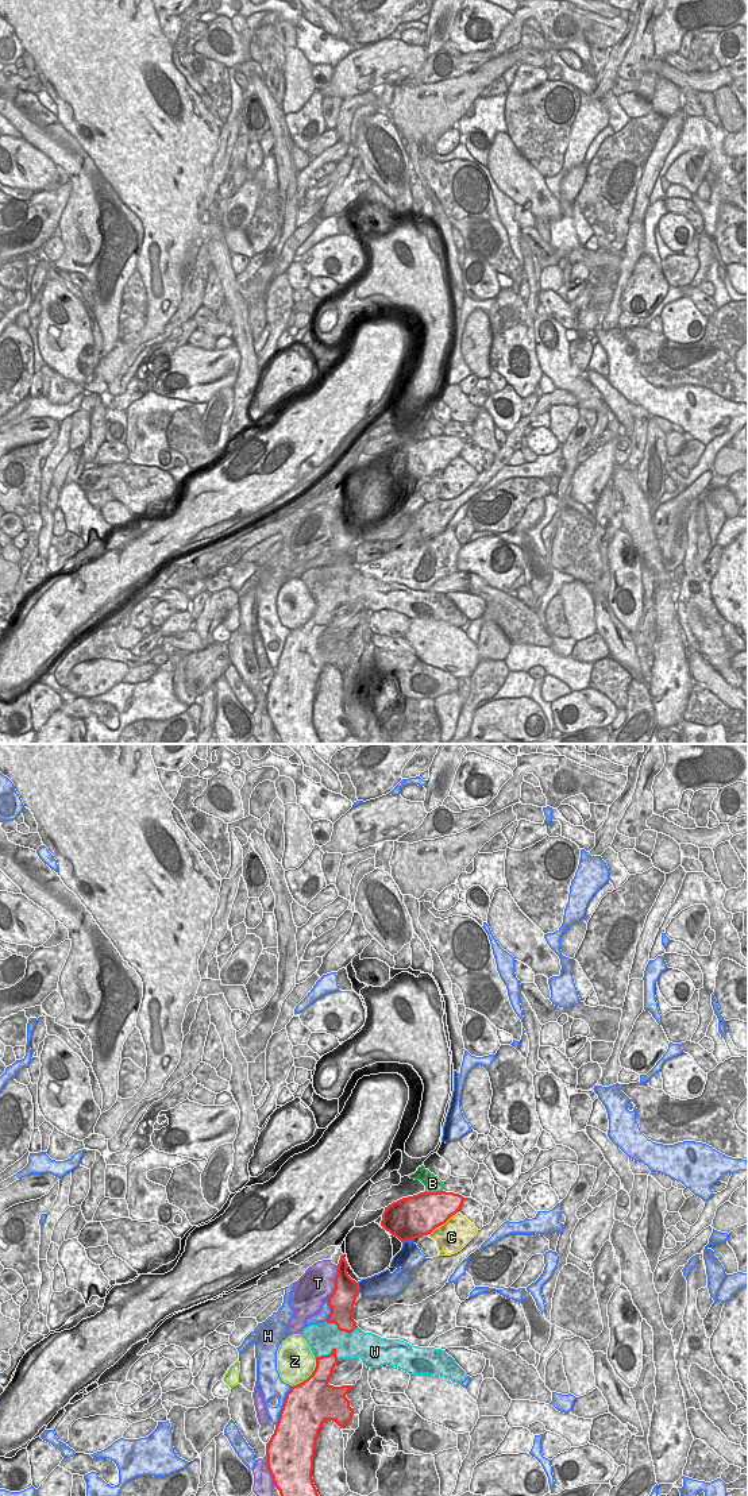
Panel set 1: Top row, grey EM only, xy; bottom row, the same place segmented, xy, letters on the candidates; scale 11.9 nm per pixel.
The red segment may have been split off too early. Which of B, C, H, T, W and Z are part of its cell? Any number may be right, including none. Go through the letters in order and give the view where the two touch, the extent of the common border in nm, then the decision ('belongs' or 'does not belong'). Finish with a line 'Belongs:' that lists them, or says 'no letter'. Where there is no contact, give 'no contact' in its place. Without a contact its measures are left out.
B: contact in xy; length 220 nm; does not belong
C: contact in xy; length 480 nm; does not belong
H: contact in xy; length 500 nm; does not belong
T: contact in xy; length 440 nm; does not belong
W: contact in xy; length 300 nm; does not belong
Z: contact in xy; length 460 nm; does not belong
Belongs: no letter

